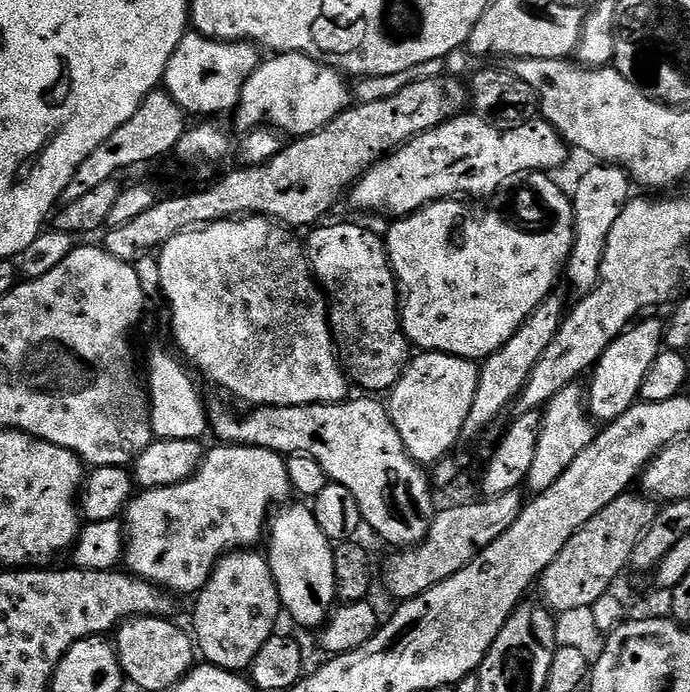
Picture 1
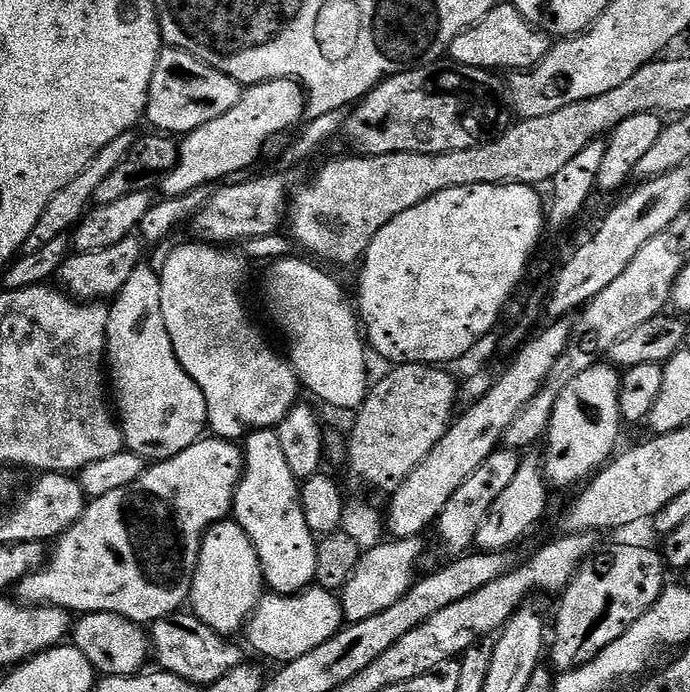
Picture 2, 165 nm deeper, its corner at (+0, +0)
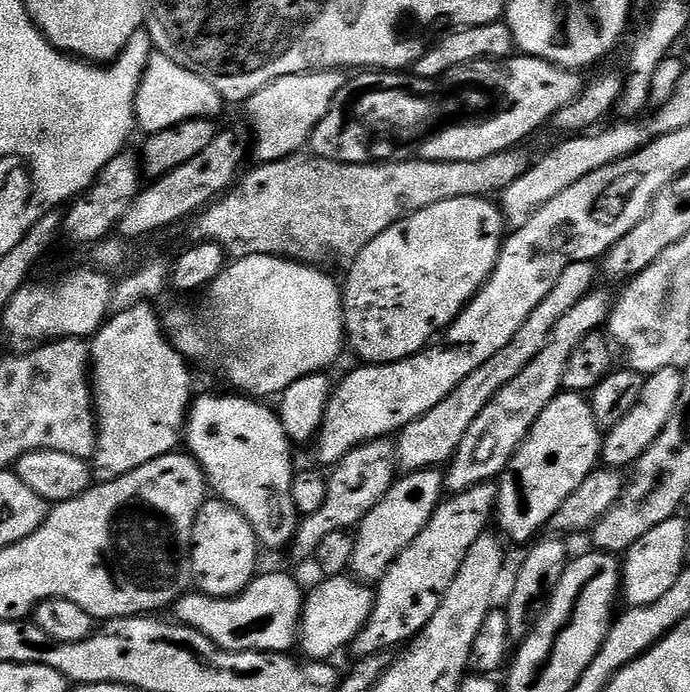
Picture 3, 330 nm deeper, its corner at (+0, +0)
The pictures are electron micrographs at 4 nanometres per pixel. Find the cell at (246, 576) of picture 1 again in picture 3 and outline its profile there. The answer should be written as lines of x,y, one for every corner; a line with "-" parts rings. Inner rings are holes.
219,498
205,500
192,531
190,563
195,587
206,596
237,596
258,575
256,559
262,553
250,522
234,506

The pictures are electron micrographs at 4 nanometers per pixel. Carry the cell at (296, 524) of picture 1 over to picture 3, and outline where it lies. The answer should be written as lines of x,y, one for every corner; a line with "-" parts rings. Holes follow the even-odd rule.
232,394
236,396
200,396
197,395
195,399
191,401
191,407
187,416
186,425
186,444
188,442
187,451
200,463
200,467
204,469
204,474
208,478
208,482
211,491
215,493
219,499
224,500
230,506
234,506
242,515
246,518
246,522
250,522
250,526
254,530
257,541
265,549
268,548
284,548
287,549
293,538
296,537
296,526
298,523
298,513
294,506
294,498
292,497
292,478
294,475
294,467
292,468
292,451
294,451
294,445
289,440
286,430
282,430
282,422
279,415
275,411
272,412
267,408
267,403
257,402
252,398
245,398
240,394

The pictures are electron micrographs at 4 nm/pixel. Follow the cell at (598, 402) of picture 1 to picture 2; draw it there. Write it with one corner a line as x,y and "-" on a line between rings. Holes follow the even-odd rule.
598,362
557,391
546,433
548,449
542,455
544,479
553,489
579,485
613,459
622,429
618,406
620,378
621,373
611,363

